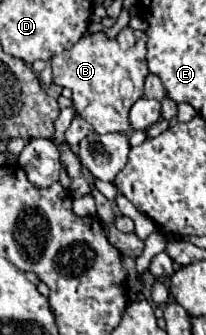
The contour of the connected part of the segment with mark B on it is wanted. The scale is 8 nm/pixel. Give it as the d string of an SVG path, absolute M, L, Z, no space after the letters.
M124 27L116 37L98 31L84 35L76 45L50 59L54 83L72 91L72 101L96 133L128 133L130 107L144 95L144 79L150 73L146 65L146 33Z

